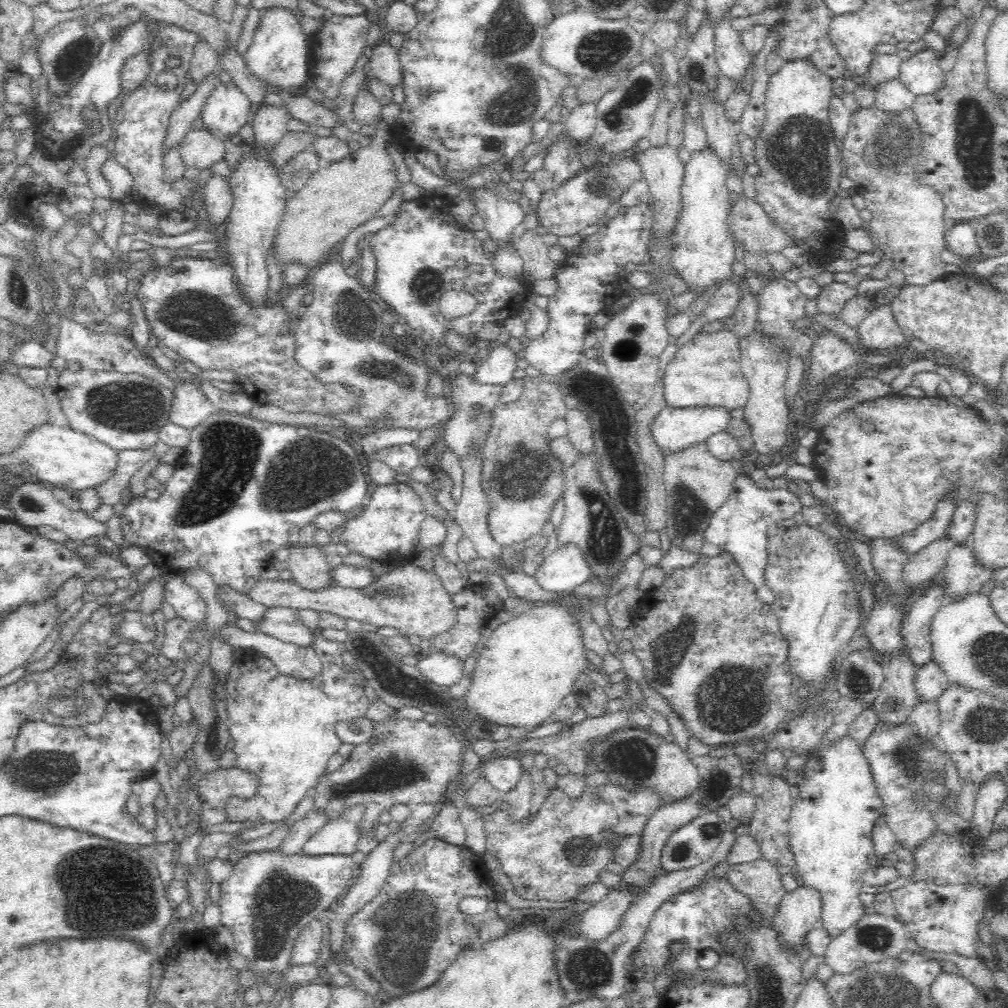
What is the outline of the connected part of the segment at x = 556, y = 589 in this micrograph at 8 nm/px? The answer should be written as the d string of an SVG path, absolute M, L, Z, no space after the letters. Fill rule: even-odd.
M573 547L558 548L534 574L539 588L561 595L571 593L588 580L588 567Z

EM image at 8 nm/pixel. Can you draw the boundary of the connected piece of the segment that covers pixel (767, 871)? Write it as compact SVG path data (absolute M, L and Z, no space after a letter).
M760 856L752 862L731 866L726 876L738 891L752 897L770 922L776 907L787 894L776 865Z

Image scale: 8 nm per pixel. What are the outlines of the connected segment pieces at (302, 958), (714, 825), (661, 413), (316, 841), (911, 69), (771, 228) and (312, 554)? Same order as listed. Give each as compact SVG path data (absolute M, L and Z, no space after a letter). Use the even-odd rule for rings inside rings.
M320 919L306 924L294 943L290 955L289 968L308 966L310 964L314 965L319 960L318 954L320 953L322 937Z
M716 811L700 813L690 824L669 836L662 852L661 872L668 874L706 863L727 827Z
M666 405L649 418L645 430L653 446L666 461L668 456L683 455L705 444L712 434L722 431L729 420L729 413L719 408L670 408Z
M363 804L352 805L346 812L324 824L318 832L304 844L301 850L306 856L351 855L355 852L360 838L357 824L365 813Z
M927 46L914 47L913 56L900 66L898 83L914 97L932 95L944 82L939 68L941 54Z
M744 191L738 192L738 198L730 201L724 224L727 237L731 240L737 255L746 252L746 254L768 256L768 254L780 254L788 246L793 246L792 237L772 220L760 203L746 196Z
M292 545L287 561L292 577L297 579L298 586L306 592L322 592L331 586L327 555L319 549L319 546L314 546L306 551L298 551L298 547Z

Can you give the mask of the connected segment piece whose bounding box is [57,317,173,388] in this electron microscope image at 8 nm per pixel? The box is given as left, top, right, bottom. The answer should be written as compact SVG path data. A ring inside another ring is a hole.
M62 317L60 332L57 357L63 358L65 361L78 362L81 370L91 370L92 372L139 372L156 376L156 379L160 379L162 383L170 388L173 386L173 381L166 376L162 369L159 369L155 364L152 366L152 361L146 356L145 351L140 349L133 339L121 335L120 331L108 330L104 334L96 334L84 328L80 323Z

